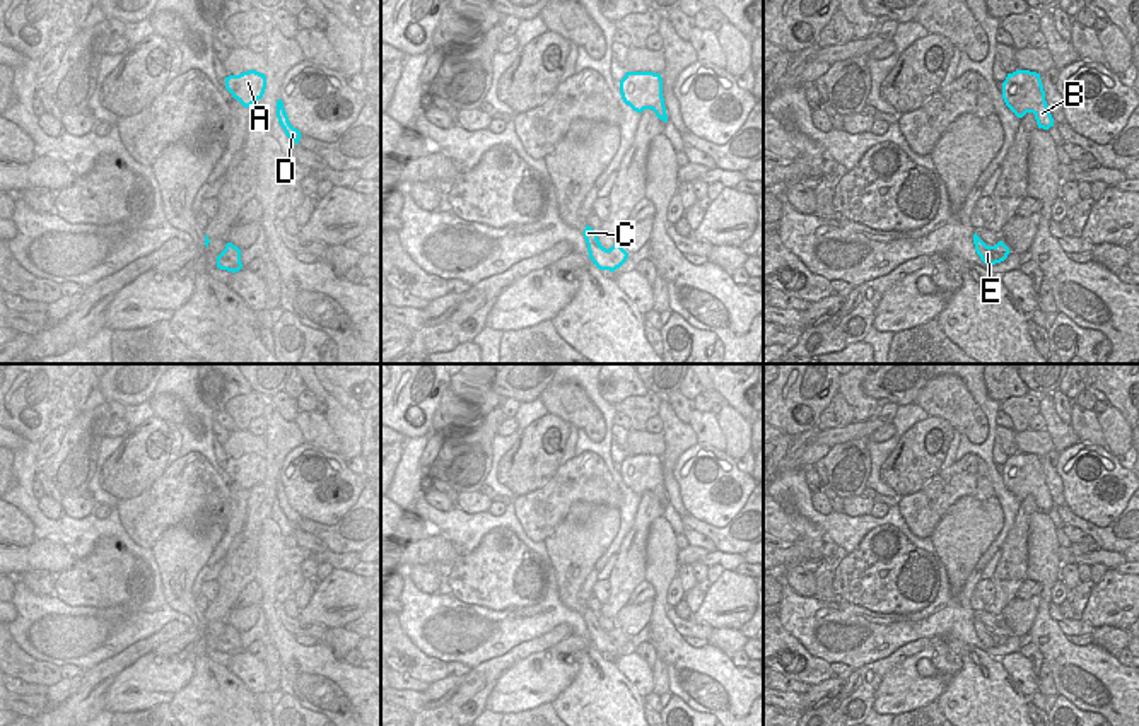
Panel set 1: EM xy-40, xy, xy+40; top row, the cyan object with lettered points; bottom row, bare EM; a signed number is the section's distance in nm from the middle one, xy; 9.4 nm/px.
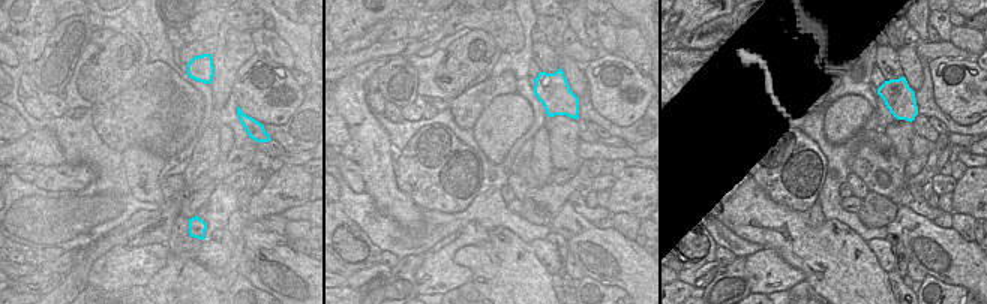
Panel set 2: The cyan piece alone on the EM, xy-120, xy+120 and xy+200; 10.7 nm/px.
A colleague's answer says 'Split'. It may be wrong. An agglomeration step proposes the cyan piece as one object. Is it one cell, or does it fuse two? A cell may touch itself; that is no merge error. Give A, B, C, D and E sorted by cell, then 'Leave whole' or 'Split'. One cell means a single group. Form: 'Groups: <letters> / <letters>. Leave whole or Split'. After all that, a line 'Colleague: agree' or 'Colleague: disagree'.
Groups: A B / C D E. Split
Colleague: agree

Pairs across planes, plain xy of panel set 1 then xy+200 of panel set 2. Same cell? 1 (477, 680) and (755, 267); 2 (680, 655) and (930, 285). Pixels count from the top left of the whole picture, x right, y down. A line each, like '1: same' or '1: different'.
1: different
2: different

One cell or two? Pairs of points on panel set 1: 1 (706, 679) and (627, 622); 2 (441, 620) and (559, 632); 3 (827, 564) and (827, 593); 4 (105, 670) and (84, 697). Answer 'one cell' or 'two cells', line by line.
1: two cells
2: two cells
3: one cell
4: one cell

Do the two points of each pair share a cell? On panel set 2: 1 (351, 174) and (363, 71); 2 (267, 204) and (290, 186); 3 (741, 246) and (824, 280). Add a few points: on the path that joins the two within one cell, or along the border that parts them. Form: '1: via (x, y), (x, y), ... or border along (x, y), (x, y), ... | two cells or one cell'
1: border along (353, 159), (359, 166), (365, 190) | two cells
2: via (273, 198), (284, 189) | one cell
3: border along (726, 225), (740, 237), (759, 243), (764, 247) | two cells

